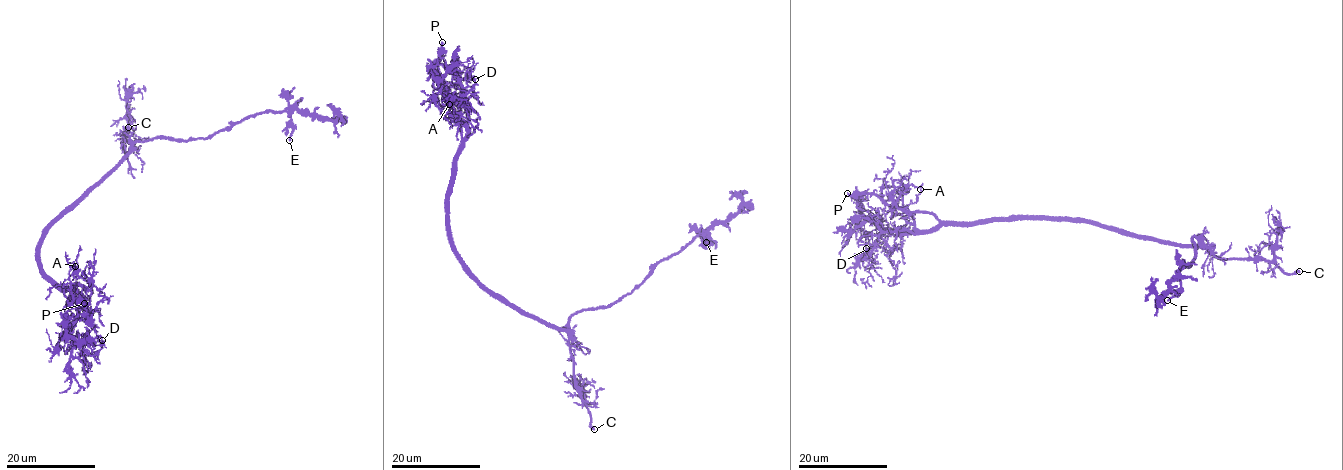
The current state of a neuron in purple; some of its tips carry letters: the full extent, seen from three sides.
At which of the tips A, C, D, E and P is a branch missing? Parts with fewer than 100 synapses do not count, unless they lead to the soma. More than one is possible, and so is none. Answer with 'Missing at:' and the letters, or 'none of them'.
Missing at: C

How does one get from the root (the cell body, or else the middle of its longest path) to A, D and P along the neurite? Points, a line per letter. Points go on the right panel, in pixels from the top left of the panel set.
A: (1134, 234), (1084, 222), (1034, 217), (944, 223), (921, 231), (903, 207), (917, 201), (920, 189)
D: (1134, 234), (1053, 217), (1011, 217), (944, 223), (908, 233), (887, 229), (866, 259), (866, 248)
P: (1134, 234), (1084, 222), (1034, 217), (944, 223), (921, 231), (900, 207), (889, 206), (874, 194), (847, 193)

